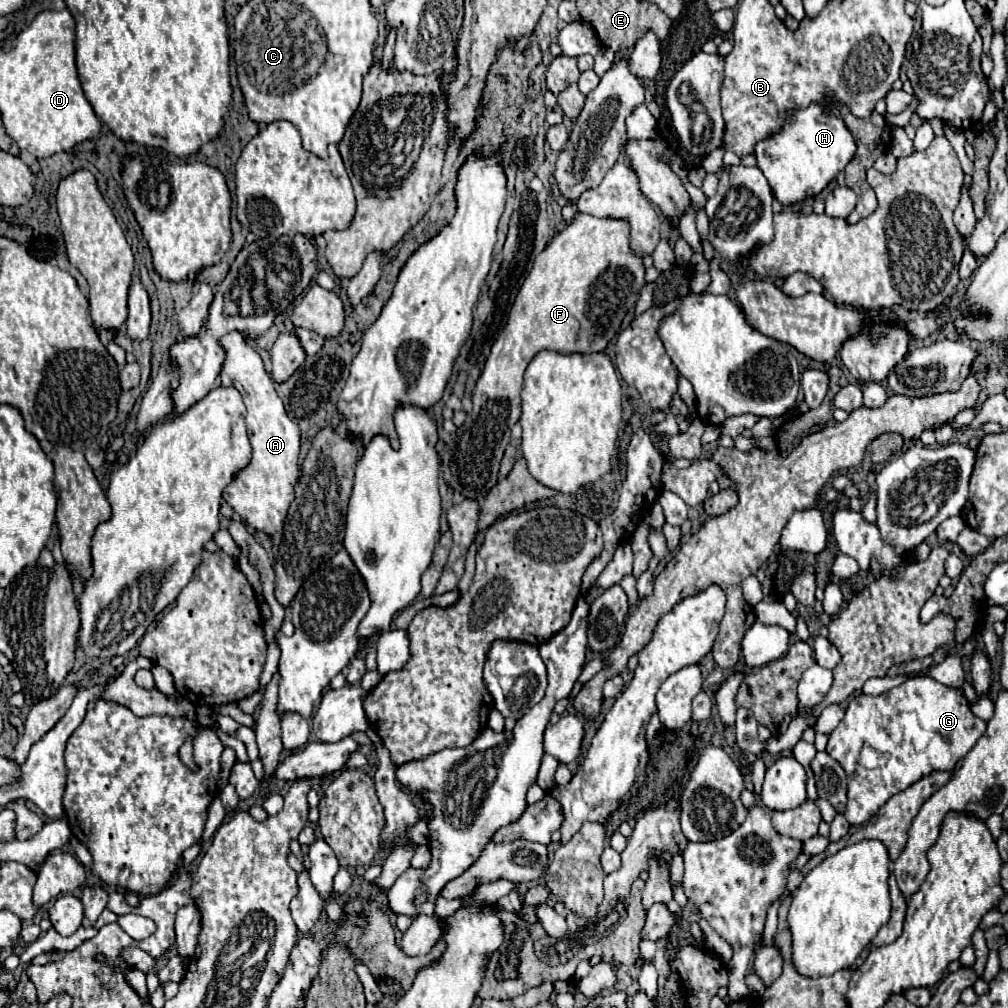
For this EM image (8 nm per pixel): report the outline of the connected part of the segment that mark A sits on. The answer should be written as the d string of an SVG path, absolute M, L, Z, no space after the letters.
M234 331L222 337L222 347L226 349L226 361L220 373L222 385L236 387L246 403L246 425L252 445L250 465L224 489L224 501L256 531L264 531L268 537L282 531L288 507L294 499L294 483L300 475L298 453L300 453L300 429L286 415L284 403L274 391L274 385L264 371L264 363L256 349L252 349L246 339Z

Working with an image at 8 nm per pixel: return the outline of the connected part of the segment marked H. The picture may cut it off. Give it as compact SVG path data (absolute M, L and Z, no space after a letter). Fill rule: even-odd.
M816 103L786 117L782 133L756 145L758 167L782 205L794 205L806 197L818 195L850 163L854 153L856 143L840 115L826 115Z

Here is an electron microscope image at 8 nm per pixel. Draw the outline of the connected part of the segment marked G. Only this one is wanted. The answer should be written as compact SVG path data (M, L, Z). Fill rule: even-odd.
M928 675L910 677L902 685L892 687L886 693L876 695L876 697L864 695L864 693L852 697L848 701L844 719L830 733L828 745L826 745L826 753L844 767L846 777L848 777L848 805L846 805L844 817L852 825L866 823L868 819L872 819L876 815L876 811L892 795L904 791L906 787L910 787L918 779L930 775L932 771L954 769L956 763L974 747L978 737L984 735L984 731L986 731L986 721L982 721L980 717L972 715L970 703L964 697L962 689L946 687L946 685L938 683L936 679L932 679ZM864 745L872 745L884 757L884 765L882 767L866 769L866 767L860 765L860 751L862 751Z

